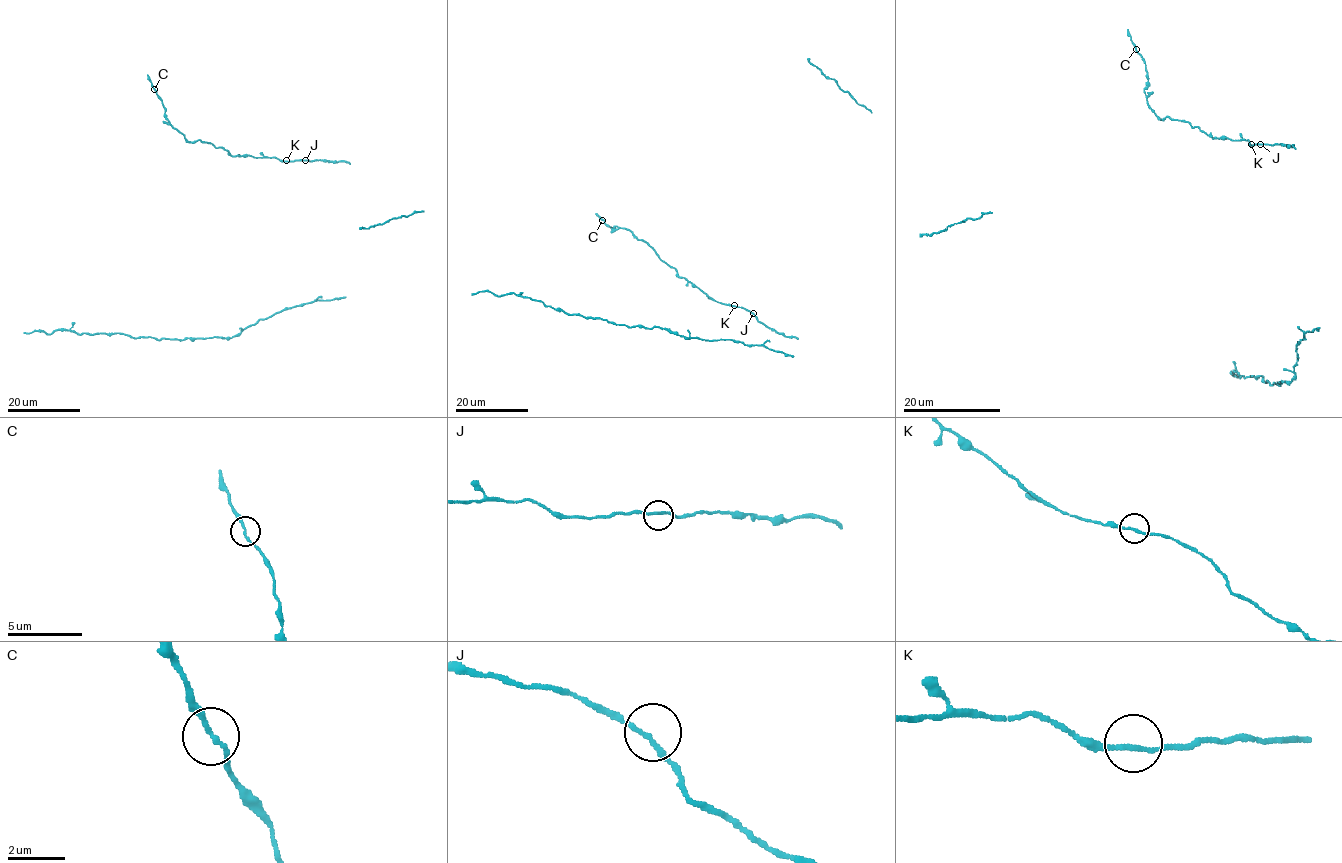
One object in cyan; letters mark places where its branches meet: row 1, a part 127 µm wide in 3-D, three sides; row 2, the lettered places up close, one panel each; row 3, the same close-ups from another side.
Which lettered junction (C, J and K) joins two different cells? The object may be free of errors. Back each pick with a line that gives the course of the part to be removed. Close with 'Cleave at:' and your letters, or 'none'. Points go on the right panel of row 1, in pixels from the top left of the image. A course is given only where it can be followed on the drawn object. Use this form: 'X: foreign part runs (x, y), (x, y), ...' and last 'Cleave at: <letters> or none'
Cleave at: none

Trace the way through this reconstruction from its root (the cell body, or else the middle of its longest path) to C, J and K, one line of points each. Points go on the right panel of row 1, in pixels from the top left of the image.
C: (1288, 148), (1213, 138), (1186, 121), (1160, 119), (1148, 106), (1148, 73), (1136, 49)
J: (1288, 148), (1280, 143), (1260, 144)
K: (1288, 148), (1280, 143), (1251, 144)

